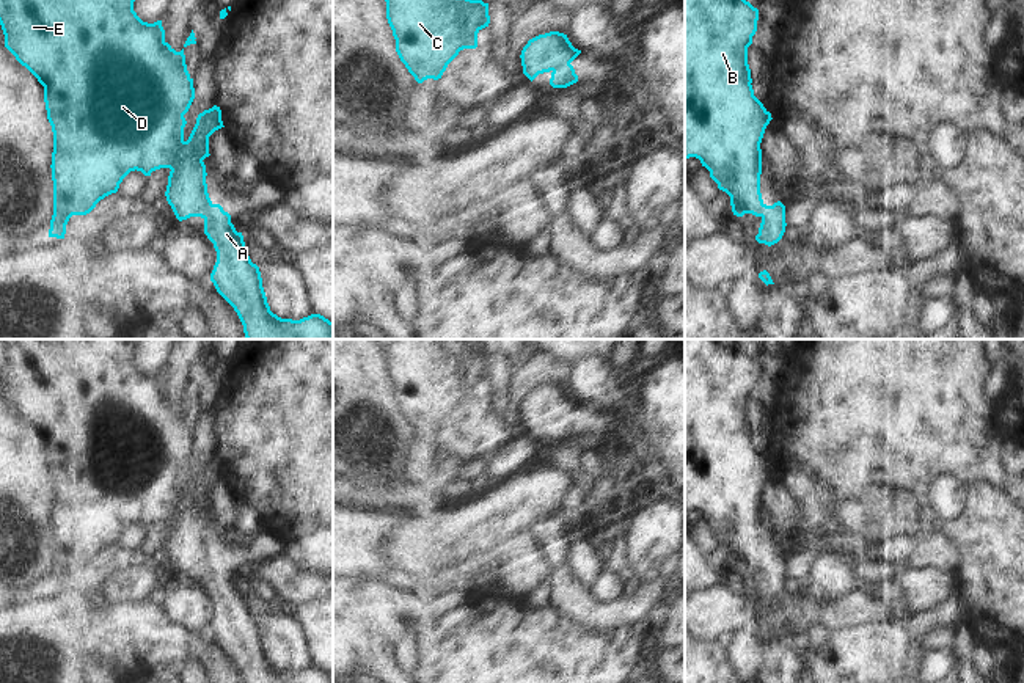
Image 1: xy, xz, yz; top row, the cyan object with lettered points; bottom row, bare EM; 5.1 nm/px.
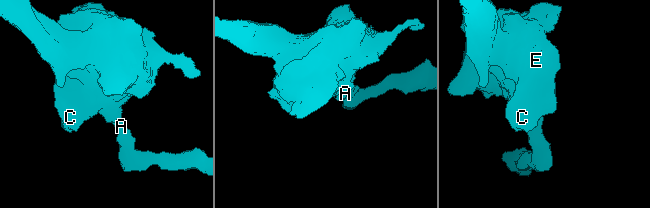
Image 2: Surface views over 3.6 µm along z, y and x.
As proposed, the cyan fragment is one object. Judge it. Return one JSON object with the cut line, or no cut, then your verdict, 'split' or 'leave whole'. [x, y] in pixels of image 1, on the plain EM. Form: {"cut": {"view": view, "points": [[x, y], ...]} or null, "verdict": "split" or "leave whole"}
{"cut": null, "verdict": "leave whole"}

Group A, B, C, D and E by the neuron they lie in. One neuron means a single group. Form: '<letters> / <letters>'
A B C D E

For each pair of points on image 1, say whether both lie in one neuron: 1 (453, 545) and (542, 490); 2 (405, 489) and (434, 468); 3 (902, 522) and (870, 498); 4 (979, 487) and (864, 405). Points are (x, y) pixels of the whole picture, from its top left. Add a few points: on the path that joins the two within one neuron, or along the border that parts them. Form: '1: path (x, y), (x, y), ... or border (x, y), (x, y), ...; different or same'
1: path (475, 526), (520, 503); same
2: path (412, 489), (427, 473); same
3: path (894, 514), (878, 500); same
4: border (969, 482), (985, 478), (1007, 489); different

